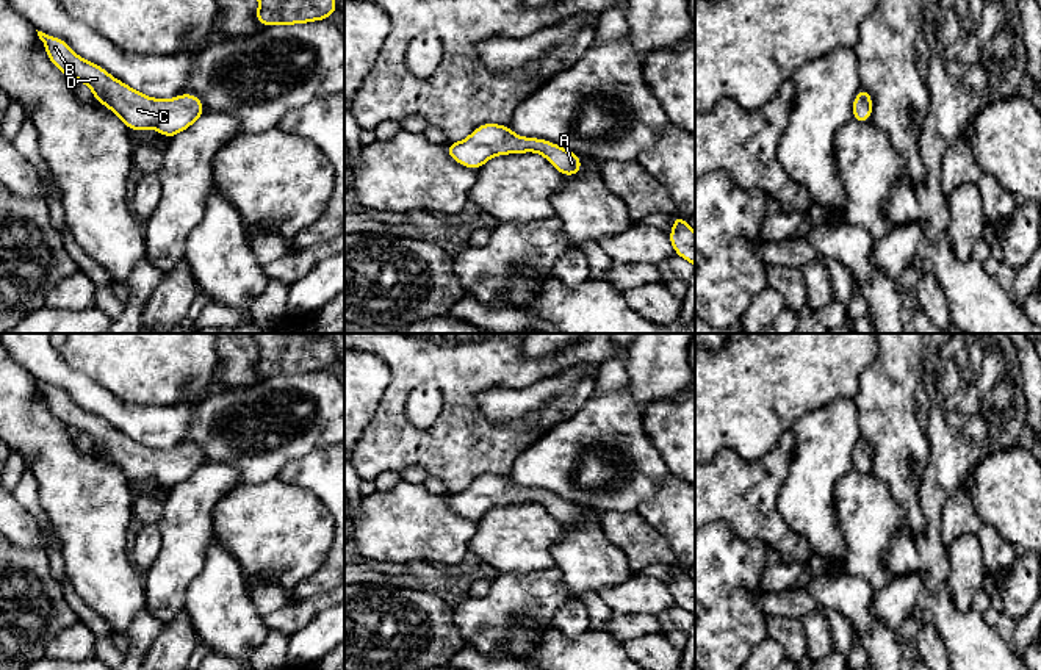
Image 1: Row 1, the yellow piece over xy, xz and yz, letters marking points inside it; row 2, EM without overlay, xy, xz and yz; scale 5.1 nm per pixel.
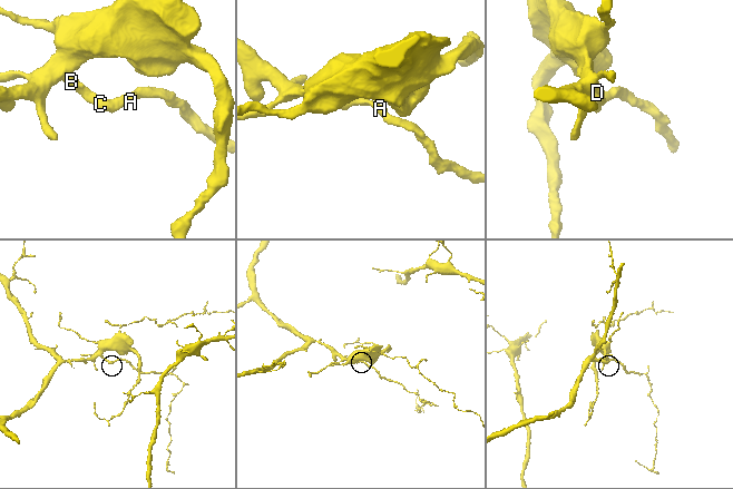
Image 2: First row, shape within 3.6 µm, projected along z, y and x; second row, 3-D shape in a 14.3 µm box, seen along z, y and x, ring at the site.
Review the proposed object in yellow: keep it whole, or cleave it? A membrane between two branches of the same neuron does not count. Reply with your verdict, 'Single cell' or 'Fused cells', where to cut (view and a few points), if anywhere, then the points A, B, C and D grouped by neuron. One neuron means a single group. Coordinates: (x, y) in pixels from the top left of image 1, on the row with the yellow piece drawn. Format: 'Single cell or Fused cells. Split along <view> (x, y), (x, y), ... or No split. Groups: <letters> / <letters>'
Single cell. No split. Groups: A B C D

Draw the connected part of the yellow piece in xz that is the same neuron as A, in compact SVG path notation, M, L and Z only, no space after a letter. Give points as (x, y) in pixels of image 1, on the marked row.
M482 124L466 139L448 142L446 150L454 161L471 169L479 169L496 155L537 152L562 175L576 175L581 171L578 153L545 139L517 136L507 125L498 124Z

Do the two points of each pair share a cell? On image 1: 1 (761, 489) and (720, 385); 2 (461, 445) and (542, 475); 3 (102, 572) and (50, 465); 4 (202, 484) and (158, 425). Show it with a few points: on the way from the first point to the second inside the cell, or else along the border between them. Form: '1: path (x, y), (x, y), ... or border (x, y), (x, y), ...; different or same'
1: border (714, 456), (722, 450), (734, 450), (753, 462); different
2: border (539, 437), (518, 456), (507, 476); different
3: path (93, 545), (91, 511), (77, 492); same
4: border (205, 462), (232, 464), (238, 471), (238, 481); different

